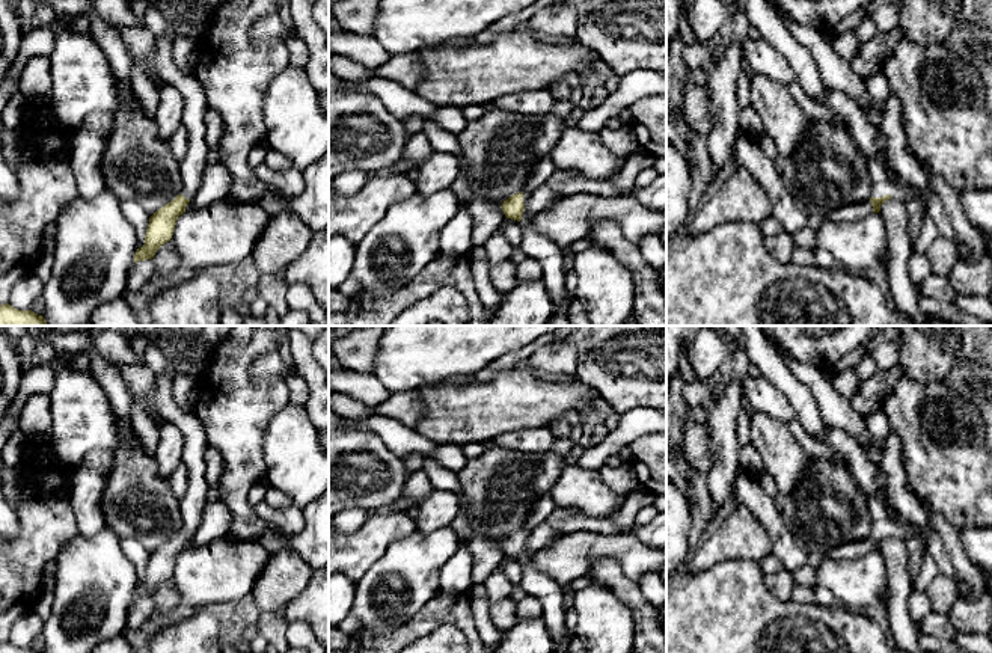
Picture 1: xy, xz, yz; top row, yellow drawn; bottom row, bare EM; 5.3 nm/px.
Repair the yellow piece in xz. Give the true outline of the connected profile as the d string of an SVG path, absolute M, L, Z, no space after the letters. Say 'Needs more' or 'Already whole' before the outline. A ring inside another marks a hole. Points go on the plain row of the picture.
Needs more. M516 531L502 540L502 549L507 556L517 558L523 564L522 588L537 597L543 606L543 620L552 635L553 644L562 644L567 639L565 609L562 603L562 587L543 576L534 564L534 558L523 552L529 532Z

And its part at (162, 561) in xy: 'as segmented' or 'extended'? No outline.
extended

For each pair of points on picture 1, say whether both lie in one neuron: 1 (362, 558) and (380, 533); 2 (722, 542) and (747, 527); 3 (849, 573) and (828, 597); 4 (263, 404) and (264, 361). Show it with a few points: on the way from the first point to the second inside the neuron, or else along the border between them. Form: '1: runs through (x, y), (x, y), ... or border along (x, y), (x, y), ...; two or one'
1: runs through (362, 552), (374, 539); one
2: runs through (728, 542), (740, 533); one
3: border along (819, 585), (823, 585), (837, 600); two
4: border along (276, 349), (261, 353), (249, 371); two

